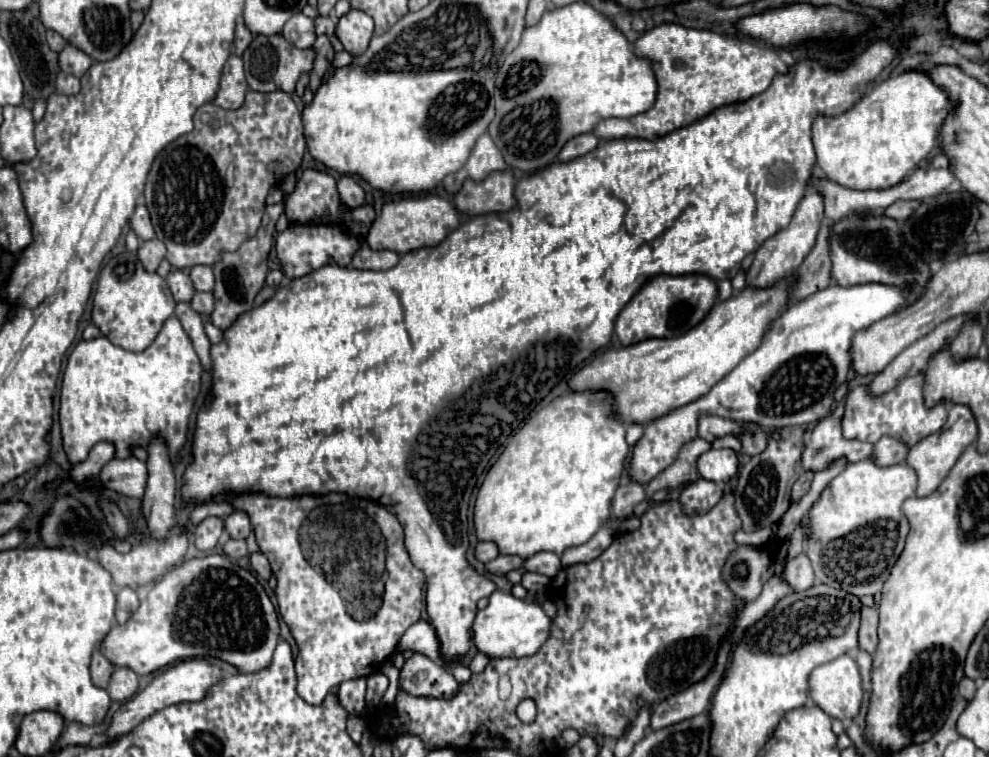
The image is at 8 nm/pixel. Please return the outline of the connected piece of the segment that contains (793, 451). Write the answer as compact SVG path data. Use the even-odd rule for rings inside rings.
M780 429L780 441L770 437L766 451L742 465L738 473L738 481L732 489L734 509L742 521L742 531L758 531L774 523L780 523L784 513L790 509L790 489L802 473L802 467L800 467L802 435L804 435L802 429L796 429L796 431Z

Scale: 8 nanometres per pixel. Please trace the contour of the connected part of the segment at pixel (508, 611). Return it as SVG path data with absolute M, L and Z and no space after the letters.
M496 589L490 595L490 603L482 611L478 611L474 619L474 645L478 647L478 651L490 657L526 657L534 655L544 645L550 627L552 619L538 603L518 599L512 593Z

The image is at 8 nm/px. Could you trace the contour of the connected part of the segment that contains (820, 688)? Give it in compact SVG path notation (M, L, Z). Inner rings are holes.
M850 655L816 667L810 675L810 699L830 717L854 719L862 703L862 683Z

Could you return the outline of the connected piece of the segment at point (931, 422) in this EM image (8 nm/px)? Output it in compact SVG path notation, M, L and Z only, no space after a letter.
M922 375L908 377L900 381L900 385L880 397L870 397L866 387L856 387L846 397L846 413L842 419L842 431L846 439L858 439L866 443L876 443L880 437L900 437L904 445L912 447L924 437L938 433L948 417L944 405L936 405L934 409L924 407L922 399Z

